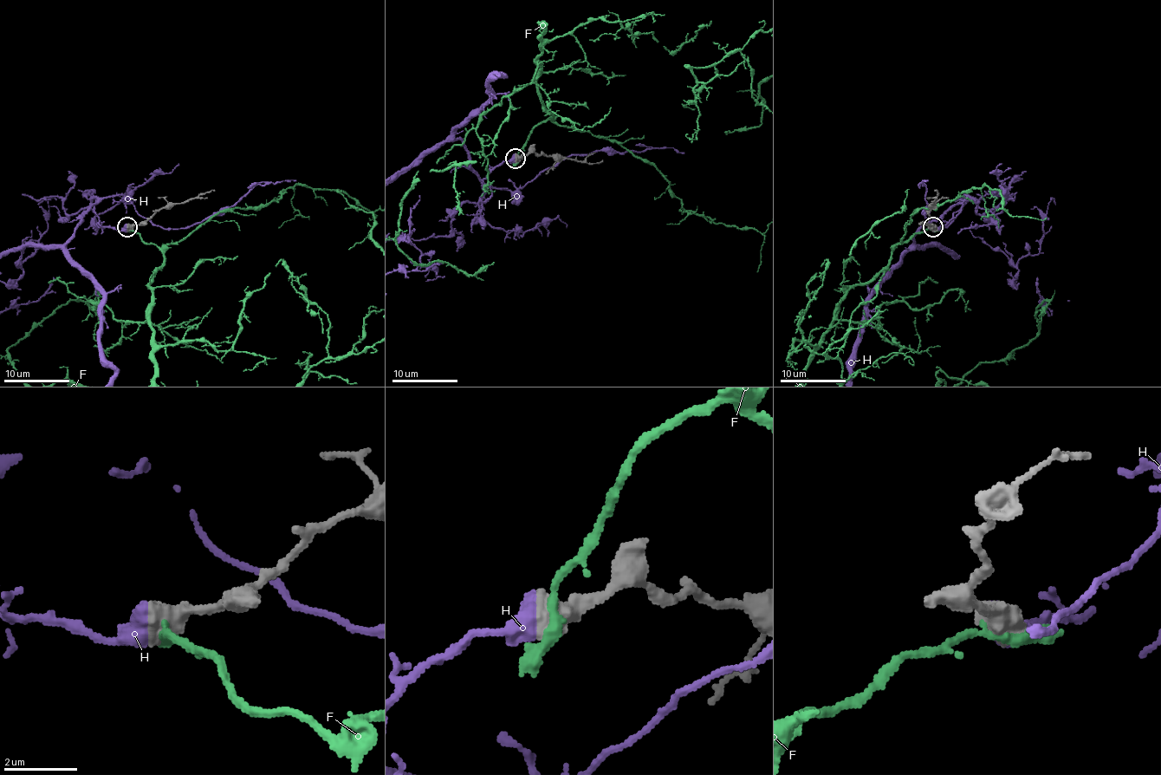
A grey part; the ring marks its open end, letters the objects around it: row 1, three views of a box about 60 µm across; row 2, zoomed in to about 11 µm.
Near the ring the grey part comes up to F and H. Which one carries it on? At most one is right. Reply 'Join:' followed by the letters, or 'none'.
Join: H

